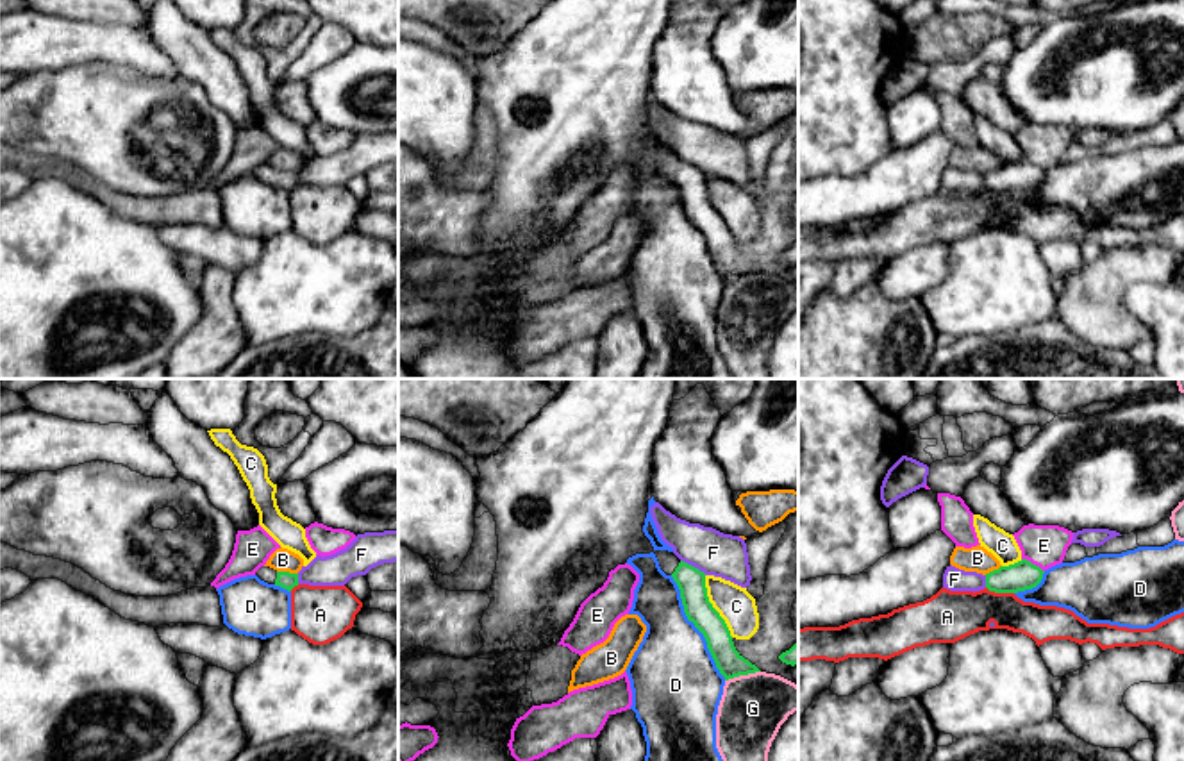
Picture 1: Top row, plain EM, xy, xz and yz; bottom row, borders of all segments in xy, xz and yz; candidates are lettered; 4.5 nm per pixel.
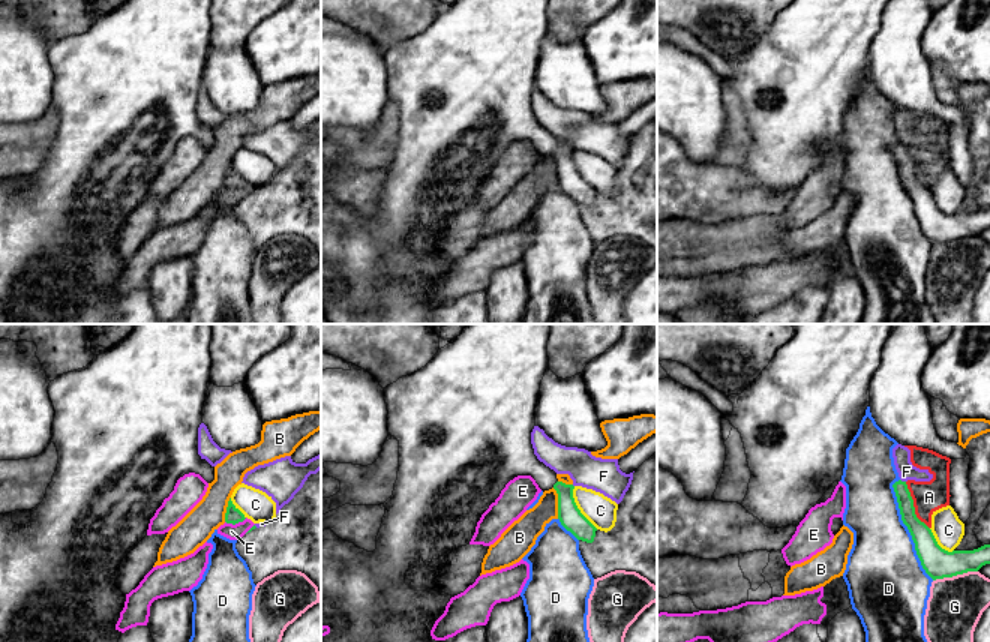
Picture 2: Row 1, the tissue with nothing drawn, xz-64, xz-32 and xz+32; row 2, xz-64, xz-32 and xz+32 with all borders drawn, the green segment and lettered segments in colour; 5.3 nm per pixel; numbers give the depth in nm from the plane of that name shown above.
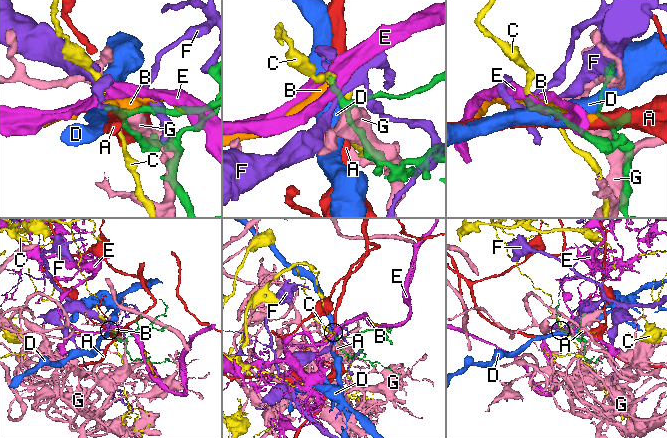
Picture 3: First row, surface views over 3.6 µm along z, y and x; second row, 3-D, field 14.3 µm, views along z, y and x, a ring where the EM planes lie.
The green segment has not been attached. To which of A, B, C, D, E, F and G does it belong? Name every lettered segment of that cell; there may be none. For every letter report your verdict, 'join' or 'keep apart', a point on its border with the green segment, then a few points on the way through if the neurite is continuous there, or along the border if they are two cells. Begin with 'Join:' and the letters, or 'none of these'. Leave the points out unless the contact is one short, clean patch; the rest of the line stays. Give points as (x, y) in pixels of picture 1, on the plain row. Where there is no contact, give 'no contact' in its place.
Join: none of these
A: keep apart | yz (1000, 192)
B: keep apart | xy (288, 172) | along xy (277, 170), (297, 174)
C: keep apart | xz (711, 206)
D: keep apart | xz (695, 225)
E: keep apart | yz (1031, 163) | along yz (1022, 158), (1043, 172)
F: keep apart | xz (693, 167)
G: keep apart | xz (742, 274)

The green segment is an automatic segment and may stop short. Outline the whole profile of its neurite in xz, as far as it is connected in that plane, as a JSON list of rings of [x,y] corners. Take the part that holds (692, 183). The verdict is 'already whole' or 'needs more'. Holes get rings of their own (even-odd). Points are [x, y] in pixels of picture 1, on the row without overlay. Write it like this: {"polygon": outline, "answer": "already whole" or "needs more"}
{"polygon": [[[550,0],[523,30],[496,52],[479,57],[477,100],[496,121],[498,161],[491,198],[480,223],[484,247],[479,259],[498,259],[511,250],[538,252],[557,245],[573,222],[580,204],[595,193],[618,164],[636,154],[654,152],[661,170],[671,175],[680,189],[684,213],[704,234],[716,268],[725,280],[761,272],[734,247],[730,230],[707,197],[705,173],[680,161],[673,152],[655,150],[643,132],[652,98],[654,48],[663,36],[673,0]]], "answer": "needs more"}

